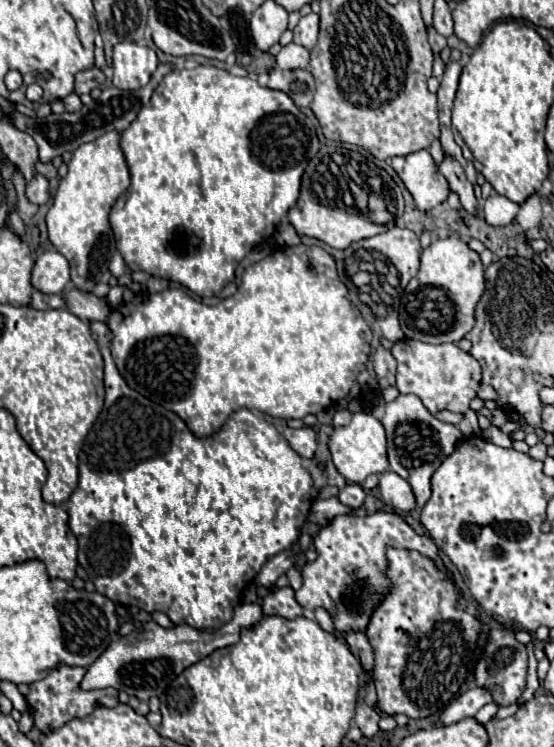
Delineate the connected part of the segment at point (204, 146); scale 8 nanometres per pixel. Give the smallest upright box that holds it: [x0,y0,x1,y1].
[110,66,320,296]

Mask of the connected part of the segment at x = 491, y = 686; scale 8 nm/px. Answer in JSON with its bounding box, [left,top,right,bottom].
[474,628,528,706]

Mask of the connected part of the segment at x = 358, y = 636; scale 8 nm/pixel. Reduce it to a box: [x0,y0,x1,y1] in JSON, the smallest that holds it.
[346,630,374,670]

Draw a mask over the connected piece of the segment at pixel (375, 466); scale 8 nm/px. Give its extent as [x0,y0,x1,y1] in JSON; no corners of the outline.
[328,412,390,484]

